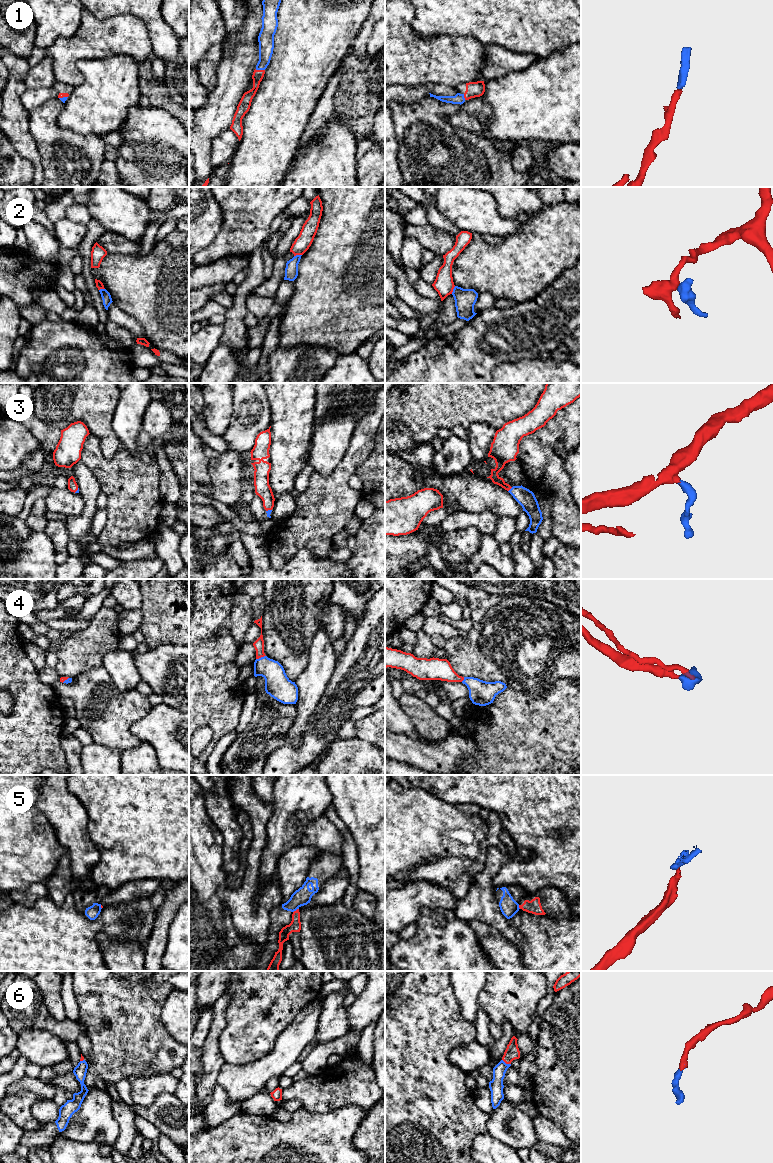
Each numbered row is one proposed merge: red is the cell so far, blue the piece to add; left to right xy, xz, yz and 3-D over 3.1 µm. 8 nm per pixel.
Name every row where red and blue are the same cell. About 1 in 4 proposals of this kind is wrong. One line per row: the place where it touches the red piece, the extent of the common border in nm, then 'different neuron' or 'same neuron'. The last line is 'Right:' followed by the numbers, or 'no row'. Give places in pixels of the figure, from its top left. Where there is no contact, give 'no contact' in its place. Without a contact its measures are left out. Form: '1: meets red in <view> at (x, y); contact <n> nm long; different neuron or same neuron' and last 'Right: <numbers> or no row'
1: meets red in xz at (260, 70); contact 80 nm long; same neuron
2: meets red in xz at (297, 254); contact 70 nm long; different neuron
3: meets red in yz at (510, 488); contact 50 nm long; same neuron
4: meets red in xz at (260, 657); contact 90 nm long; same neuron
5: meets red in xz at (296, 910); contact 60 nm long; different neuron
6: meets red in yz at (506, 1063); contact 80 nm long; same neuron
Right: 1, 3, 4, 6

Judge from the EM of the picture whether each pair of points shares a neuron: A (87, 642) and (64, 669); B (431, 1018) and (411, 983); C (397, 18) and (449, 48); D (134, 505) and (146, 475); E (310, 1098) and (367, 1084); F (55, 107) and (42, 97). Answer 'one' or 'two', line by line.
A: one
B: one
C: one
D: one
E: one
F: two

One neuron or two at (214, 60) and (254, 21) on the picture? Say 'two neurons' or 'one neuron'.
two neurons

